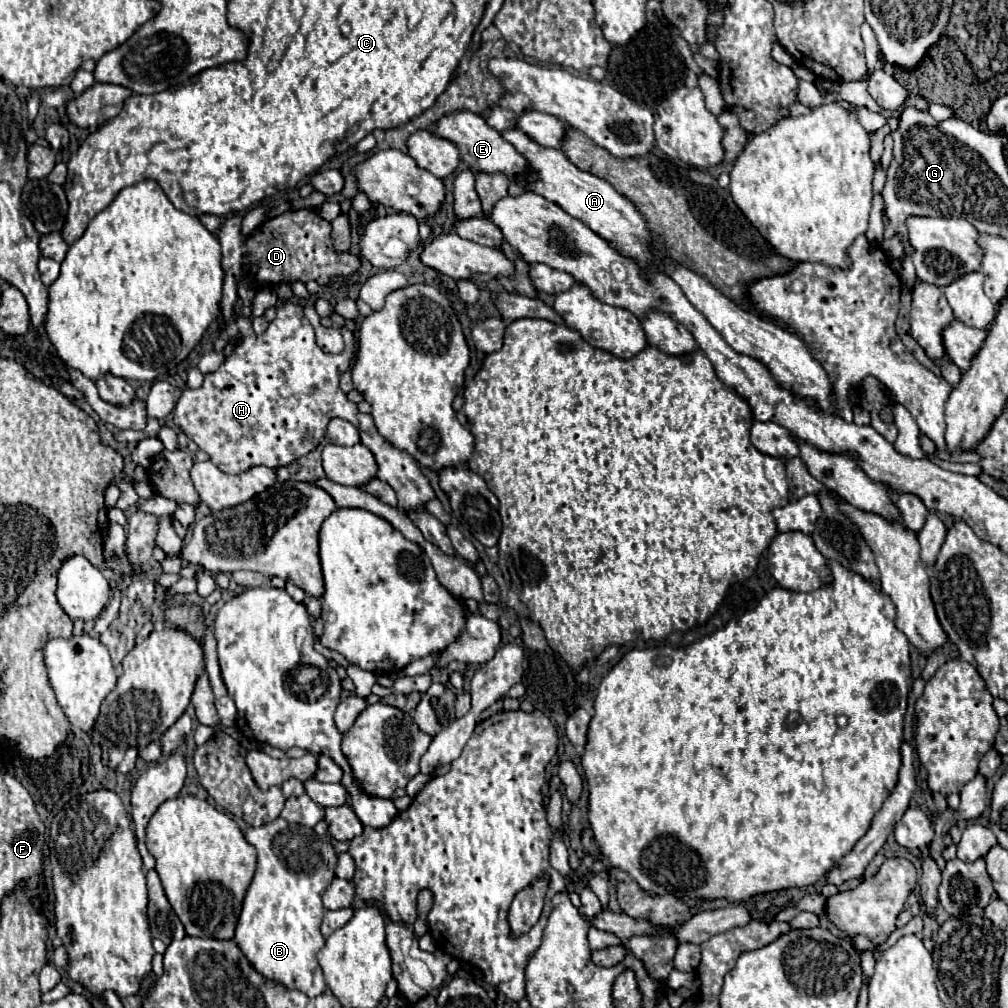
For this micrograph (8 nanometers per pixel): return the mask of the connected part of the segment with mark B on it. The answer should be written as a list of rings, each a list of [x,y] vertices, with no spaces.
[[[281,816],[259,828],[249,826],[245,840],[257,850],[257,870],[233,940],[265,978],[301,990],[309,998],[321,996],[327,990],[317,962],[317,952],[325,944],[319,932],[325,912],[321,894],[335,878],[337,854],[331,842],[317,836],[313,828],[291,824]]]

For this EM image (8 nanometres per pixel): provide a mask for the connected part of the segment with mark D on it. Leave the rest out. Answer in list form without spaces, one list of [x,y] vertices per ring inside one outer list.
[[[313,210],[285,212],[273,220],[263,222],[249,240],[241,238],[241,216],[231,216],[223,222],[219,230],[219,242],[223,252],[223,316],[231,320],[233,304],[237,300],[237,282],[245,270],[249,270],[253,282],[257,284],[279,284],[293,280],[317,280],[321,286],[329,282],[331,276],[349,276],[353,274],[361,260],[349,252],[335,254],[331,246],[331,226],[327,220],[321,220]]]

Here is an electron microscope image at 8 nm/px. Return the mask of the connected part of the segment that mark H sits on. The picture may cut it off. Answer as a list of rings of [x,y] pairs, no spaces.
[[[281,302],[275,320],[263,334],[253,332],[247,316],[233,318],[215,340],[213,350],[221,352],[235,334],[243,336],[241,344],[215,372],[205,374],[203,386],[183,390],[175,406],[173,422],[209,454],[217,468],[239,474],[261,464],[277,470],[309,454],[325,440],[329,420],[341,416],[359,430],[361,442],[373,452],[379,466],[377,478],[395,490],[399,508],[423,508],[435,492],[417,460],[389,444],[377,432],[371,414],[361,414],[357,404],[339,388],[341,374],[351,370],[355,358],[355,336],[345,326],[337,326],[337,330],[345,340],[345,350],[333,356],[315,344],[313,326],[305,318],[299,302]]]

